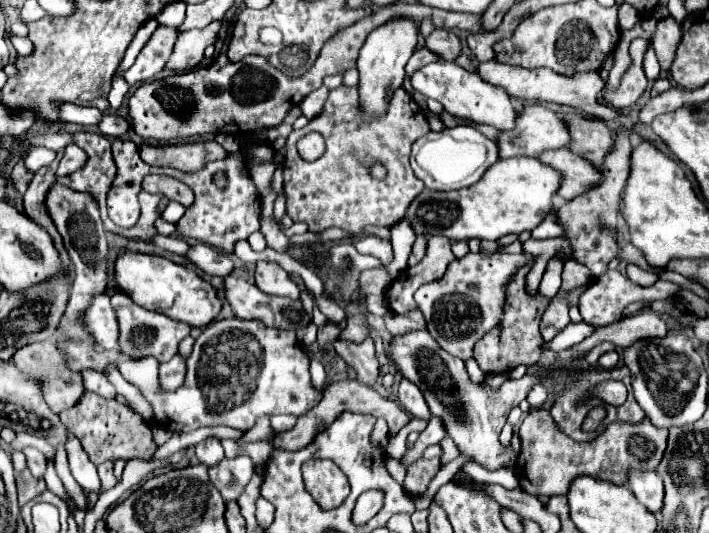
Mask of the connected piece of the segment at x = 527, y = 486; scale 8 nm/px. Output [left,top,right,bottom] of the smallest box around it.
[516,410,668,496]

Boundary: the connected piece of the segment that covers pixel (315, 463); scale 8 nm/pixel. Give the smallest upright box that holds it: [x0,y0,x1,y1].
[302,460,350,508]

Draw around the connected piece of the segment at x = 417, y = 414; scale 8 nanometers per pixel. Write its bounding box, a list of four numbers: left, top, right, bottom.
[398,378,430,420]

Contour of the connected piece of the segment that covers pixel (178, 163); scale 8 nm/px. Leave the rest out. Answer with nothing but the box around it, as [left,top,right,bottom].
[140,142,226,172]

